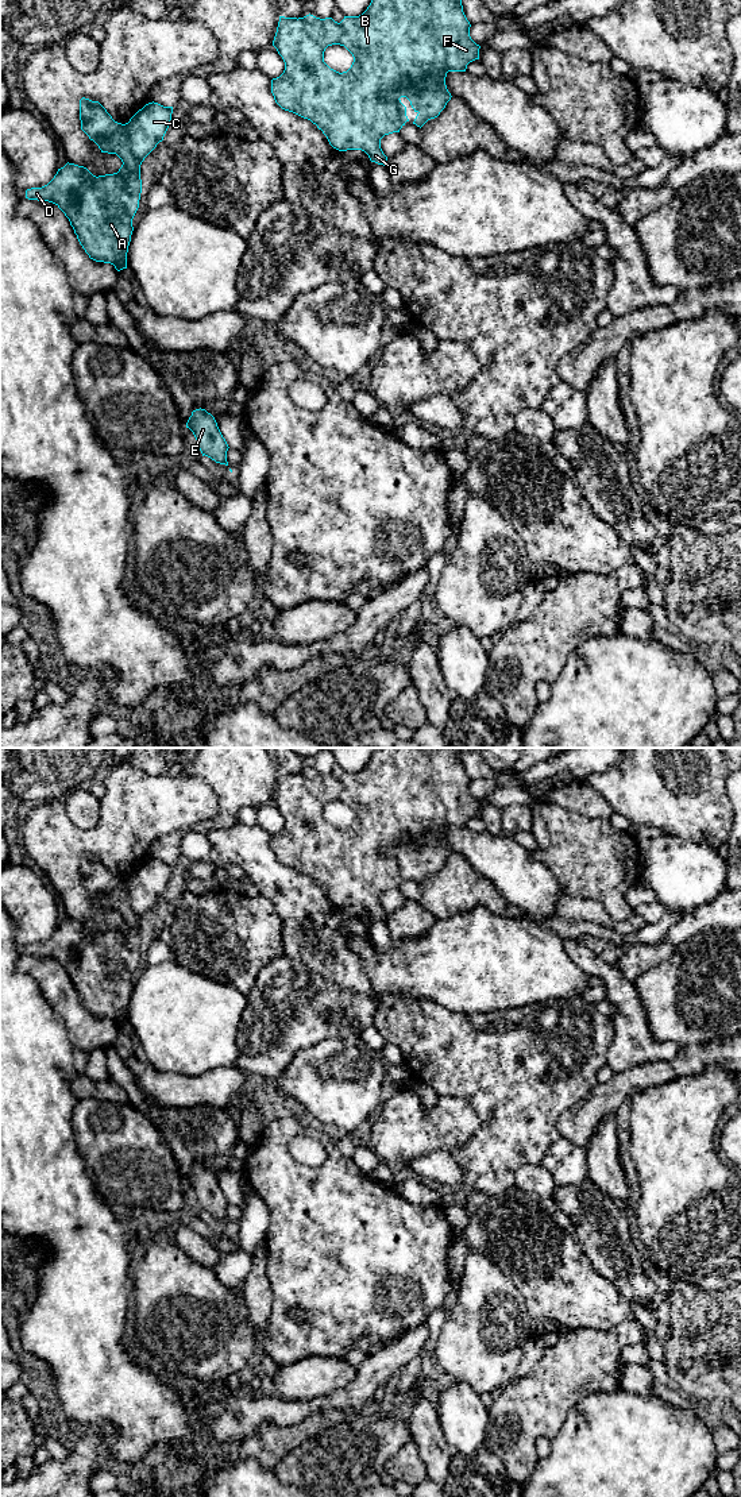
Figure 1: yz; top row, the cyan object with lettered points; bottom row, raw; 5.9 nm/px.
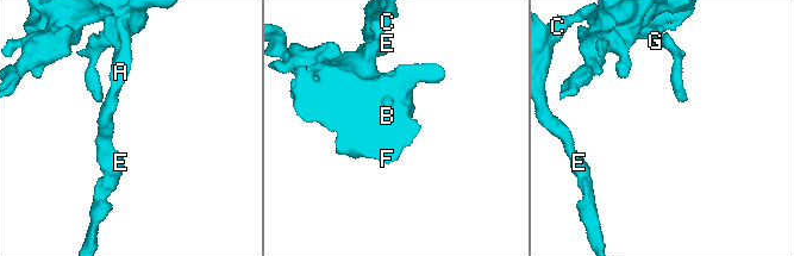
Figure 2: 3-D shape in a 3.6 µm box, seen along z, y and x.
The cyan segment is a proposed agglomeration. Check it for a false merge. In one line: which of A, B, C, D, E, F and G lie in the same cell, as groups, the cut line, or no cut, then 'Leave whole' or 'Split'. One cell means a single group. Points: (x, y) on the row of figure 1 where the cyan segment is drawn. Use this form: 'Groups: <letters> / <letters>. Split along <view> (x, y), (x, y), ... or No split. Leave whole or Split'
Groups: A D E / B C F G. Split along yz (126, 123), (131, 151), (141, 164). Split

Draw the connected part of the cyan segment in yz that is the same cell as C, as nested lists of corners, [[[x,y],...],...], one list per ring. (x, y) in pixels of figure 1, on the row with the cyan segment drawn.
[[[153,101],[139,109],[127,123],[131,148],[140,163],[163,140],[171,113],[173,107]]]

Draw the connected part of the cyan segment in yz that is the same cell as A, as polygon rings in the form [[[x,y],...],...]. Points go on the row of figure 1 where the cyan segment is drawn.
[[[80,100],[81,130],[101,153],[116,154],[123,165],[117,173],[93,175],[86,167],[66,163],[54,178],[42,188],[26,190],[26,198],[55,204],[69,219],[77,239],[90,259],[111,263],[117,271],[127,269],[127,252],[134,231],[132,219],[139,208],[142,193],[140,162],[135,158],[128,134],[128,124],[117,123],[99,103]]]

